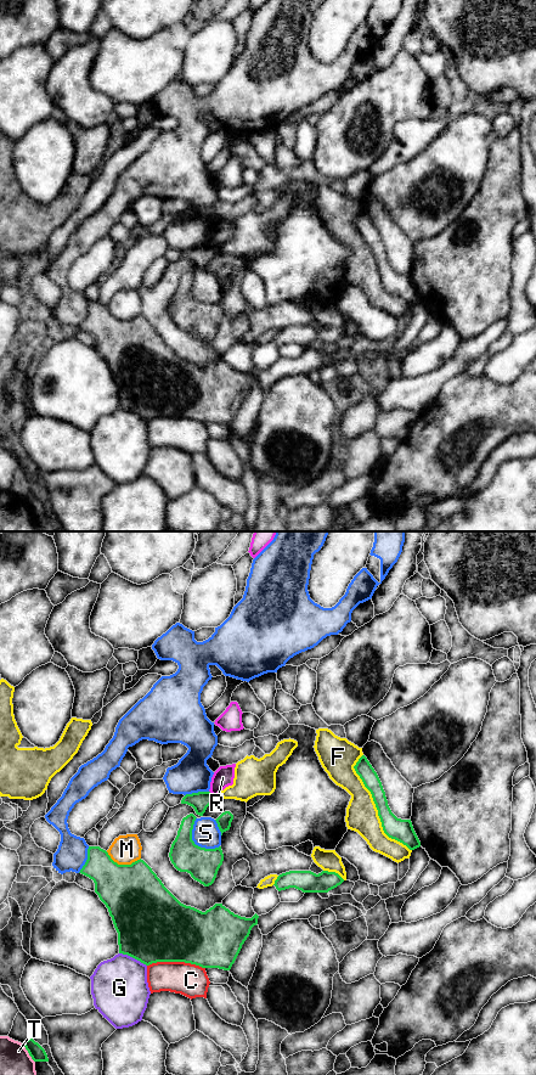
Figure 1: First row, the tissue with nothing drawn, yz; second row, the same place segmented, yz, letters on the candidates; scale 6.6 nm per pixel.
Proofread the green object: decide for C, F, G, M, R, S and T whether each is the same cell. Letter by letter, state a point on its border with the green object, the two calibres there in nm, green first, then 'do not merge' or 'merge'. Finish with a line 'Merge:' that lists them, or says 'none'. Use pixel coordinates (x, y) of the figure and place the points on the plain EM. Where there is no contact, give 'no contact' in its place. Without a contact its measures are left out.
C: yz (176, 416) | 440/220 nm | do not merge
F: yz (376, 262) | 150/200 nm | do not merge
G: yz (133, 412) | 480/380 nm | do not merge
M: yz (123, 320) | 400/190 nm | do not merge
R: yz (210, 248) | 120/140 nm | do not merge
S: yz (193, 297) | 220/190 nm | do not merge
T: yz (28, 507) | 100/240 nm | do not merge
Merge: none

